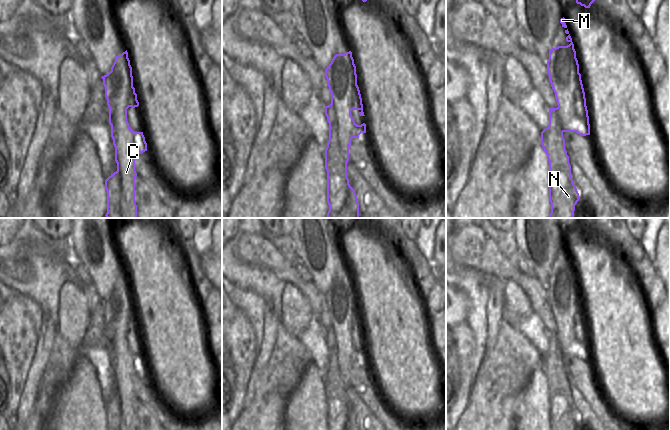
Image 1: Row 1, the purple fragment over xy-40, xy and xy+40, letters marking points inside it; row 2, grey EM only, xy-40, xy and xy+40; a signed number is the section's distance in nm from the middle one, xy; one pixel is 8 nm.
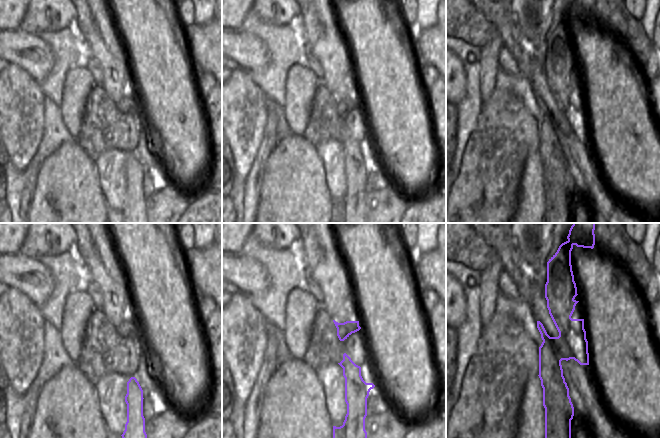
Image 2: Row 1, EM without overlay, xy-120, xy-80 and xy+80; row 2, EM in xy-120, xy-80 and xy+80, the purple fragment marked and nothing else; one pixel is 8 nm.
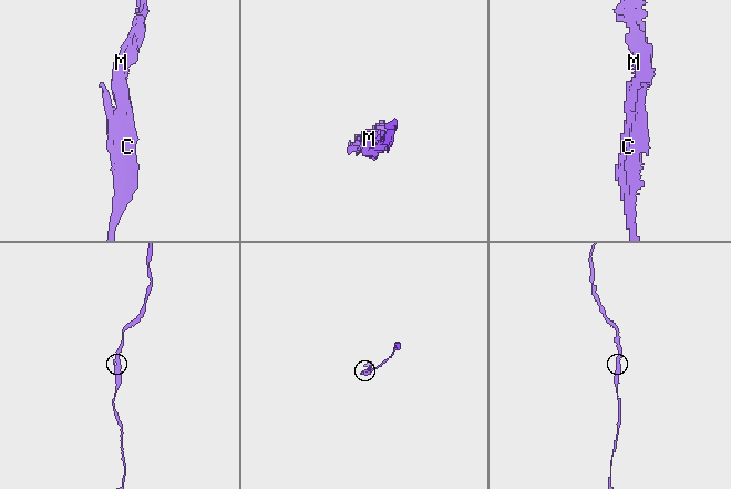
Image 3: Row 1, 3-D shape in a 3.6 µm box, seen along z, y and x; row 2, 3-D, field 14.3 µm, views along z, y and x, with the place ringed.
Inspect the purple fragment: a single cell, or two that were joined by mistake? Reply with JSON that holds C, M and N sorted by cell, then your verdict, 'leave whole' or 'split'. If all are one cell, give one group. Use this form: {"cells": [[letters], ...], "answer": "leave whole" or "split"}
{"cells": [["C", "M"], ["N"]], "answer": "split"}

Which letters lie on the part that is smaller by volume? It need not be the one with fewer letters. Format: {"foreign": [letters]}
{"foreign": ["N"]}

